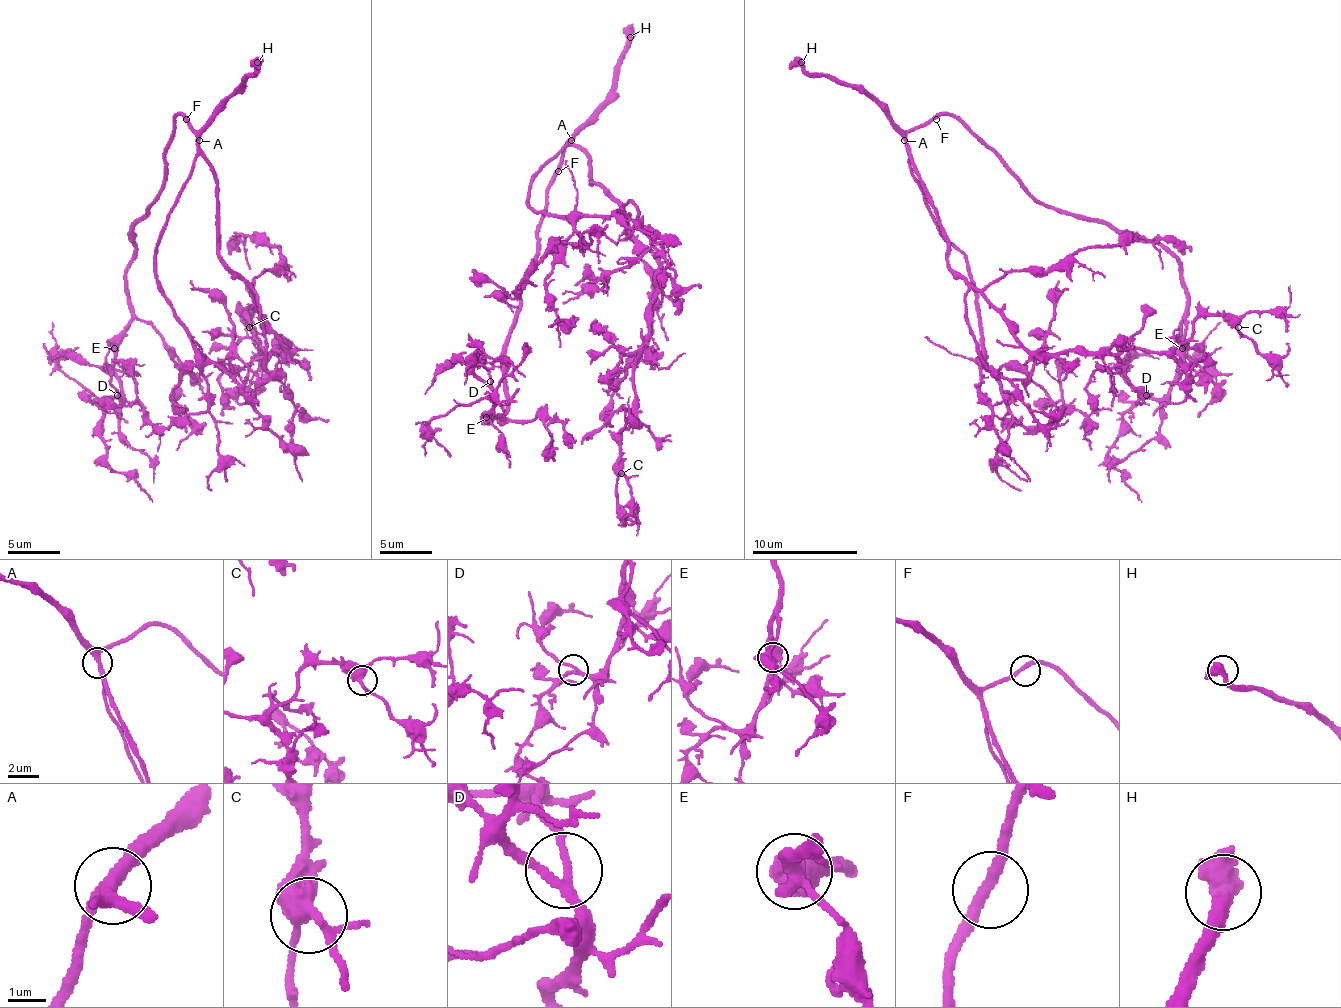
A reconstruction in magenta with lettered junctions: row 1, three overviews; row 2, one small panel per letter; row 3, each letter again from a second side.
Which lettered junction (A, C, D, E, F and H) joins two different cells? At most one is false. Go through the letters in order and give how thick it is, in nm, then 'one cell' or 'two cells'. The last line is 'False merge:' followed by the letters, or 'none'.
A: 320 nm | one cell
C: 360 nm | one cell
D: 200 nm | one cell
E: 550 nm | one cell
F: 280 nm | one cell
H: 500 nm | one cell
False merge: none

